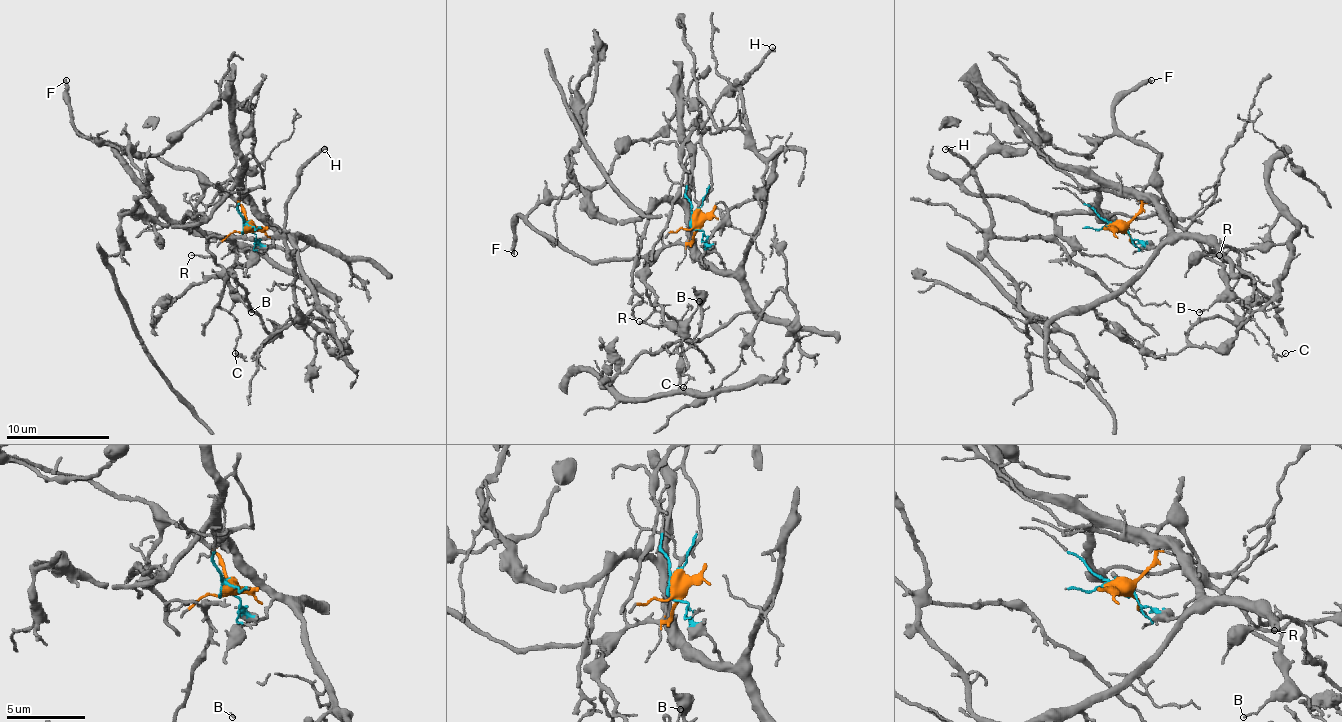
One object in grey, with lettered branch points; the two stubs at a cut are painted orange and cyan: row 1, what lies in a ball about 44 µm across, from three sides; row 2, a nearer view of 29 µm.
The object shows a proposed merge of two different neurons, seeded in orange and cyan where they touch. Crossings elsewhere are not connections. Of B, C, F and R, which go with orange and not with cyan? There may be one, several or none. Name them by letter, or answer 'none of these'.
B, C, F, R

